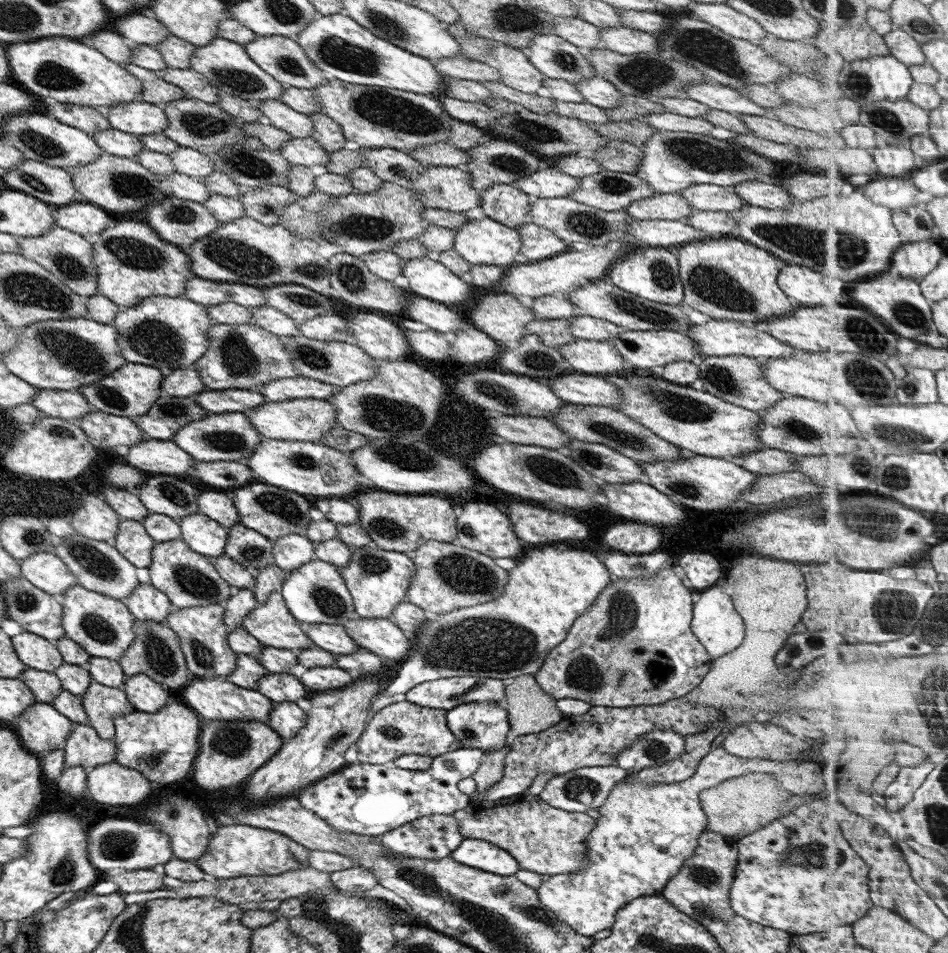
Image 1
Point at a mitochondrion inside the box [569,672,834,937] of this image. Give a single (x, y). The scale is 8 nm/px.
(812, 854)

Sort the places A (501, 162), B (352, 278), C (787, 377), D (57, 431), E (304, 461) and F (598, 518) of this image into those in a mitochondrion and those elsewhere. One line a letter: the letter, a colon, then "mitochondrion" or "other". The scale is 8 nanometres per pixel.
A: mitochondrion
B: mitochondrion
C: other
D: mitochondrion
E: mitochondrion
F: other

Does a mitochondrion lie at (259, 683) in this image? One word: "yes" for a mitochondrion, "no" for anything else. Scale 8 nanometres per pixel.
no

